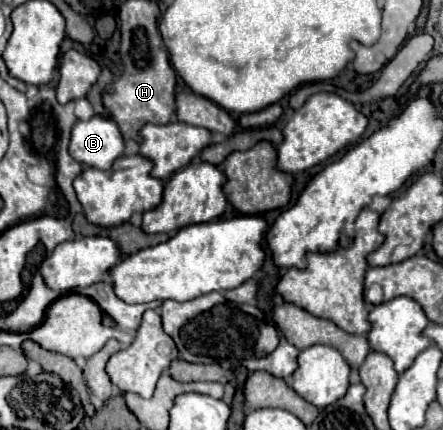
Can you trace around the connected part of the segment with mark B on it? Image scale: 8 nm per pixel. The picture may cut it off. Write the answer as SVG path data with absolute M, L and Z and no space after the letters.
M94 115L88 121L78 121L72 127L70 155L82 165L110 169L124 155L124 139L114 119Z

